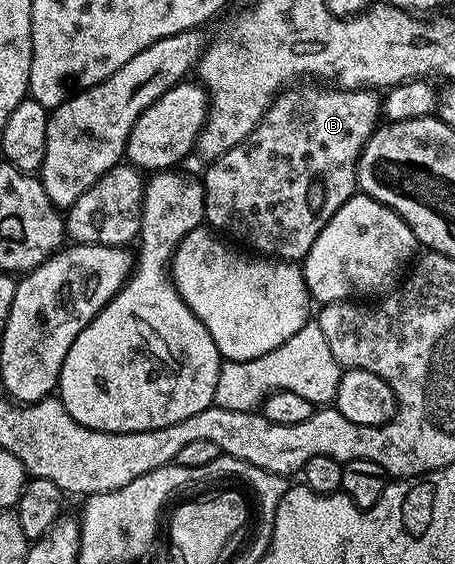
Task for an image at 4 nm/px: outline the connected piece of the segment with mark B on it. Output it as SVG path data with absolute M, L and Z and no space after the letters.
M299 82L294 86L284 87L283 91L276 96L274 102L267 107L266 114L263 115L261 122L253 130L253 134L249 134L240 144L233 146L233 150L229 150L221 158L210 161L206 165L207 173L202 173L201 176L203 193L205 194L205 210L203 215L206 223L212 229L218 230L228 237L236 236L237 239L244 240L248 244L244 244L248 249L254 250L264 257L278 258L288 262L302 261L309 254L310 247L316 242L317 236L321 234L321 230L325 229L326 224L337 214L337 210L341 209L341 206L344 206L348 199L356 195L355 165L358 164L359 156L363 153L363 147L367 145L367 139L374 134L380 120L381 96L378 91L366 88L324 86L319 82Z

